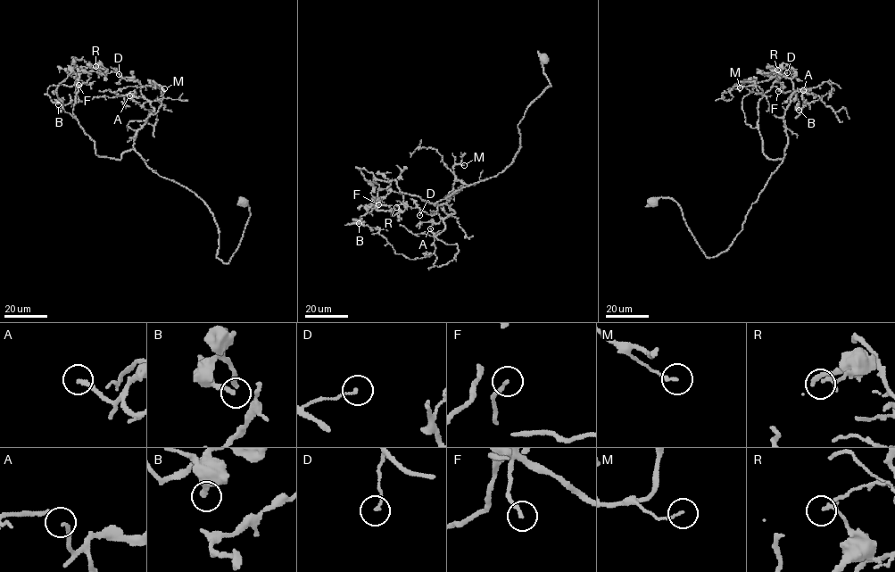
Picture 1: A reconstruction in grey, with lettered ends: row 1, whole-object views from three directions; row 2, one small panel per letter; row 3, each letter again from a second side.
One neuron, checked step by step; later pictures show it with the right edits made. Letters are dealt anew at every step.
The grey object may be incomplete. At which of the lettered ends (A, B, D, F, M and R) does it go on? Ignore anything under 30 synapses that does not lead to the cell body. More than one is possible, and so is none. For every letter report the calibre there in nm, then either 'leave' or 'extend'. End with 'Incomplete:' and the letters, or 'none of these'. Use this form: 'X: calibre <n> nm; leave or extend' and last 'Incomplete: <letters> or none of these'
A: calibre 180 nm; extend
B: calibre 240 nm; leave
D: calibre 140 nm; leave
F: calibre 160 nm; leave
M: calibre 120 nm; leave
R: calibre 190 nm; leave
Incomplete: A

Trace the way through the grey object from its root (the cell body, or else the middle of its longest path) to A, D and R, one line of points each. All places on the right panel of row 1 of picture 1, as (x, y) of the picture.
A: (654, 201), (678, 203), (707, 257), (725, 251), (783, 161), (784, 111), (796, 90), (803, 90)
D: (654, 201), (678, 203), (707, 257), (726, 250), (783, 161), (793, 91), (787, 72)
R: (654, 201), (678, 203), (707, 257), (728, 248), (783, 161), (793, 87), (777, 70)

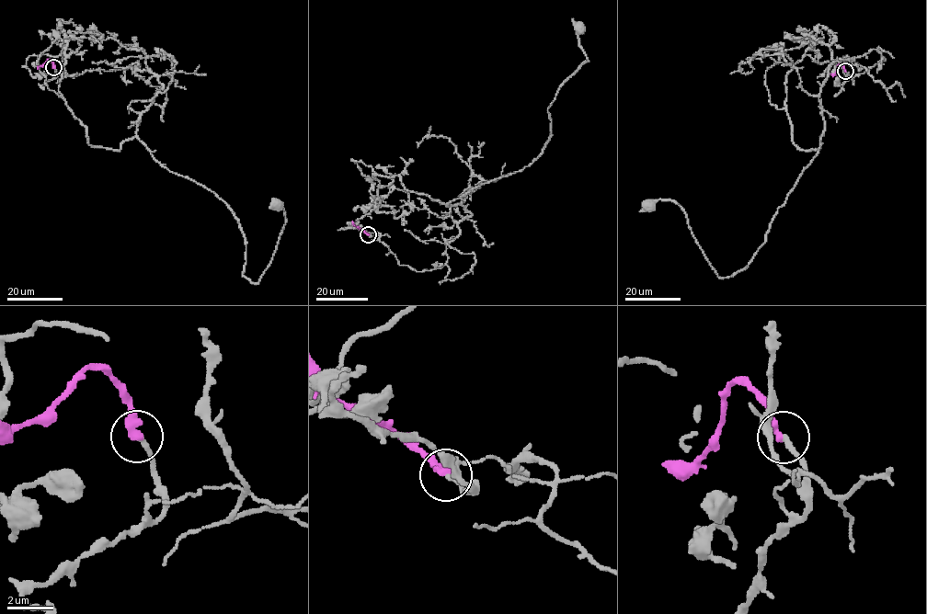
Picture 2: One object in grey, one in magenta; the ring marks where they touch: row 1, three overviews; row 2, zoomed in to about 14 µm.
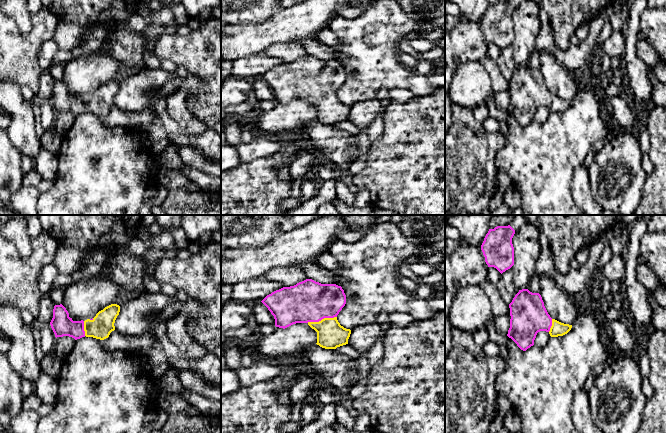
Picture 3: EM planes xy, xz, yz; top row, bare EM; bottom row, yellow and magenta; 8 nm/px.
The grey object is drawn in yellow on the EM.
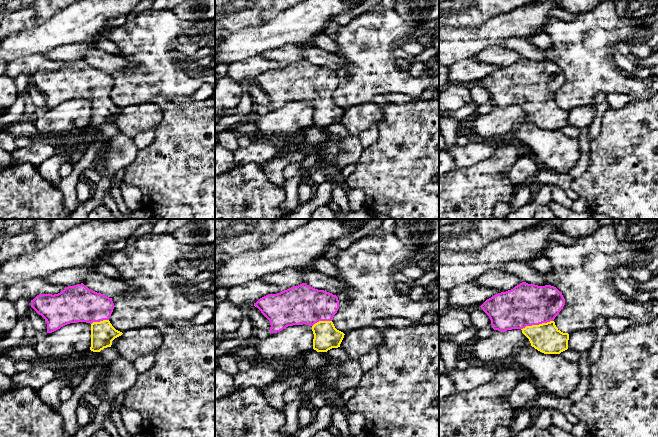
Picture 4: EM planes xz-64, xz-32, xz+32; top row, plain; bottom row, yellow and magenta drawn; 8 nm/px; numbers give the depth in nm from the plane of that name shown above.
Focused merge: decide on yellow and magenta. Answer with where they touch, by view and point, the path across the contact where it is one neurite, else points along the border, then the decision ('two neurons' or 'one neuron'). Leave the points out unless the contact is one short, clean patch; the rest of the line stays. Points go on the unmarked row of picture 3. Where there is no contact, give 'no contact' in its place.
meets yellow in xz at (322, 95); runs through xz (330, 110), (322, 95), (321, 90), (308, 77); one neuron

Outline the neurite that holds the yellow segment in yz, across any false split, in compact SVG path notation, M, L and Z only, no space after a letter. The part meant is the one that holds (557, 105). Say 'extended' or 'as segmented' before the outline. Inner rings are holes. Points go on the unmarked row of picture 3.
extended; M528 65L519 66L509 84L511 95L507 112L523 127L534 121L540 107L548 108L551 113L558 113L567 110L572 104L572 101L552 95L541 71Z

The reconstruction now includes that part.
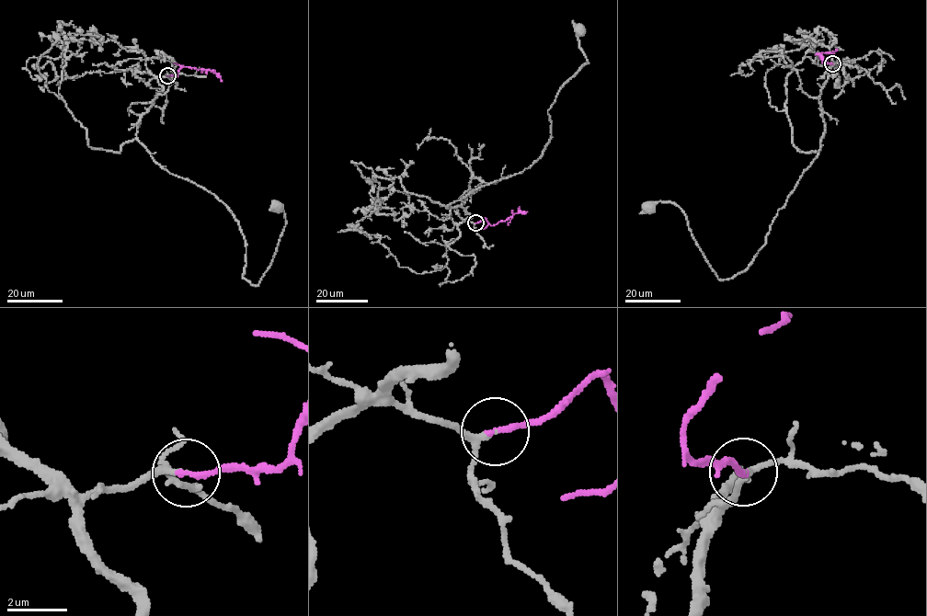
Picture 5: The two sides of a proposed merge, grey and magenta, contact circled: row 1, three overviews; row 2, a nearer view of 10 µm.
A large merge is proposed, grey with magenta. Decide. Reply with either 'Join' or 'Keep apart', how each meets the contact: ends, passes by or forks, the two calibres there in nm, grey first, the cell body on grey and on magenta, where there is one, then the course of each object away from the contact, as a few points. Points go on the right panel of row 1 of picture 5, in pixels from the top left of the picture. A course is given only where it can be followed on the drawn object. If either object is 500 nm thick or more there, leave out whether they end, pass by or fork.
Join. At the ring grey passes by. At the ring magenta ends. Thickness 140 nm (grey) against 200 nm. Soma of grey: (649, 208). Soma of magenta: none. Course of grey: (832, 63), (818, 98), (824, 133), (818, 154), (745, 269), (720, 279), (685, 213), (669, 201), (651, 206). Course of magenta: (832, 63), (827, 62), (833, 51), (821, 53), (822, 63)

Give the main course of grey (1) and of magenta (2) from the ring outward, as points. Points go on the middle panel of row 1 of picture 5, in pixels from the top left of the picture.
1: (475, 222), (463, 207), (446, 206), (540, 156), (551, 138), (548, 110), (588, 62), (579, 32)
2: (475, 222), (485, 218), (491, 225), (497, 224), (517, 212), (528, 211)

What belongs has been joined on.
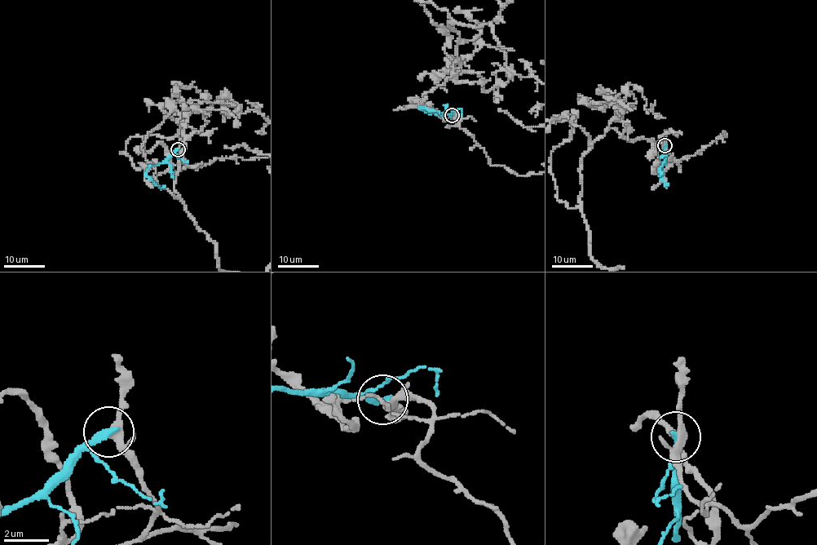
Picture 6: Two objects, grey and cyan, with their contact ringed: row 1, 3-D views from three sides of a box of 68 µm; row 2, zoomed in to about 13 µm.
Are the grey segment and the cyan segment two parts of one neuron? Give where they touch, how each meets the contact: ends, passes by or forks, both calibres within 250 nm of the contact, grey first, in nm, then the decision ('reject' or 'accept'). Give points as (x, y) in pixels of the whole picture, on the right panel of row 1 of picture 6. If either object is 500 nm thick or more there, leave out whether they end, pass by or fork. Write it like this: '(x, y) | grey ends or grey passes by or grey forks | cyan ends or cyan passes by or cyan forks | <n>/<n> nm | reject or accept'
(664, 145) | grey passes by | cyan ends | 320/280 nm | reject

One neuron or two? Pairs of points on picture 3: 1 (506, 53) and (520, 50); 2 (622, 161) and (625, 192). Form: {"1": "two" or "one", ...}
{"1": "two", "2": "one"}

